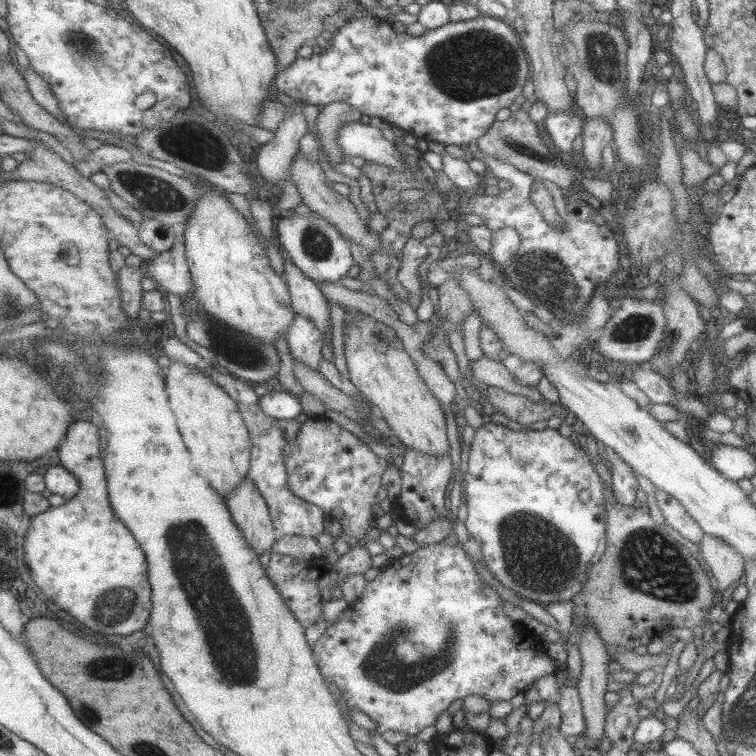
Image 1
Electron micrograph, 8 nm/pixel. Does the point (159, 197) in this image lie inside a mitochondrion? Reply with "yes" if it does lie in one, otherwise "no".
yes

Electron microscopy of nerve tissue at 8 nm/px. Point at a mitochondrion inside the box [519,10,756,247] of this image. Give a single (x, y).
(600, 50)

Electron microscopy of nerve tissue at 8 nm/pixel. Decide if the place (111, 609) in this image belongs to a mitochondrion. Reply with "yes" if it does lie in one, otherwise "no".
yes

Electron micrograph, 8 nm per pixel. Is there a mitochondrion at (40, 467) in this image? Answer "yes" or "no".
no

